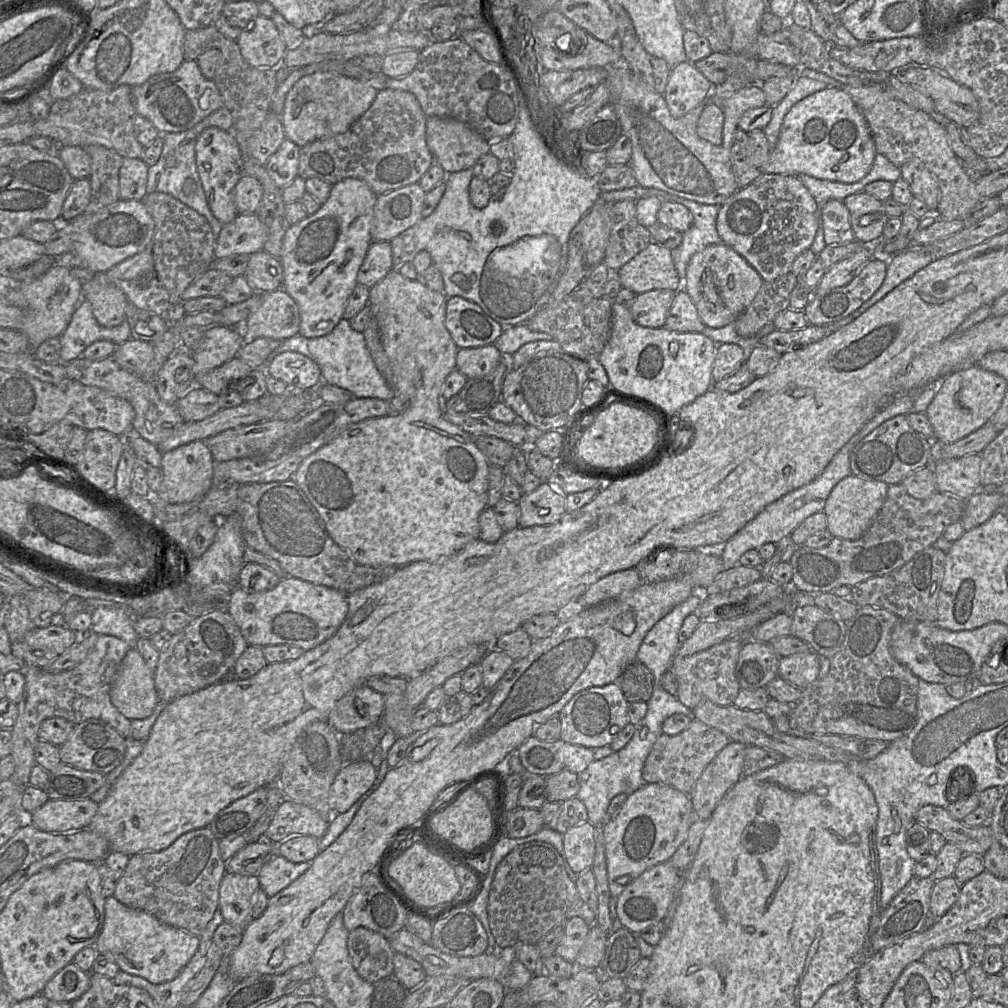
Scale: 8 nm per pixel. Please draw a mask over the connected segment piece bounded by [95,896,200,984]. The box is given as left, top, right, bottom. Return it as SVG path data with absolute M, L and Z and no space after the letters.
M113 896L105 899L104 910L104 924L95 949L98 953L111 957L121 971L140 976L153 984L164 983L173 980L198 949L200 940L197 935L166 924L151 913L125 906Z

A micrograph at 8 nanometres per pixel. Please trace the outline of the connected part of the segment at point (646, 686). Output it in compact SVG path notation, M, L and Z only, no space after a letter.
M641 662L631 663L617 680L624 697L631 702L647 702L653 693L654 676Z

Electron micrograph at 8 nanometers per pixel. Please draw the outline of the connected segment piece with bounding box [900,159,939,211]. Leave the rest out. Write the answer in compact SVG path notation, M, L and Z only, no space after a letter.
M912 159L900 169L900 179L907 182L913 196L922 200L931 211L935 211L939 202L939 186L924 163L920 159Z

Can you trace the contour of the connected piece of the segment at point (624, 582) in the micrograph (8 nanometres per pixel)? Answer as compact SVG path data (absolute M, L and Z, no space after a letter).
M635 568L609 574L592 584L584 593L587 607L594 607L636 589L644 583Z

